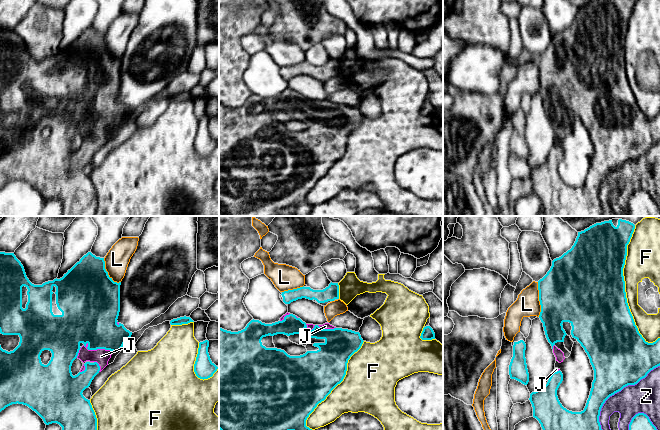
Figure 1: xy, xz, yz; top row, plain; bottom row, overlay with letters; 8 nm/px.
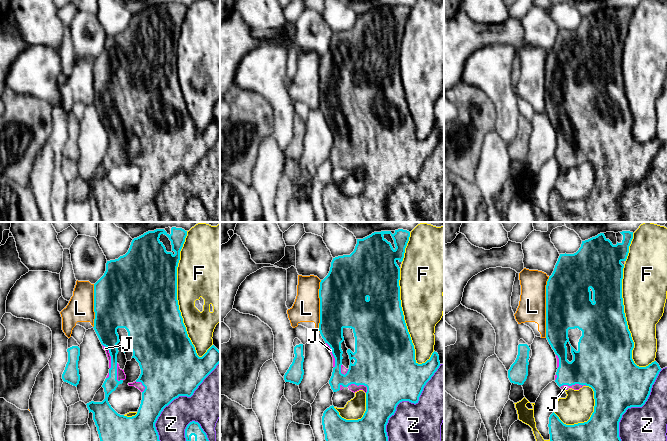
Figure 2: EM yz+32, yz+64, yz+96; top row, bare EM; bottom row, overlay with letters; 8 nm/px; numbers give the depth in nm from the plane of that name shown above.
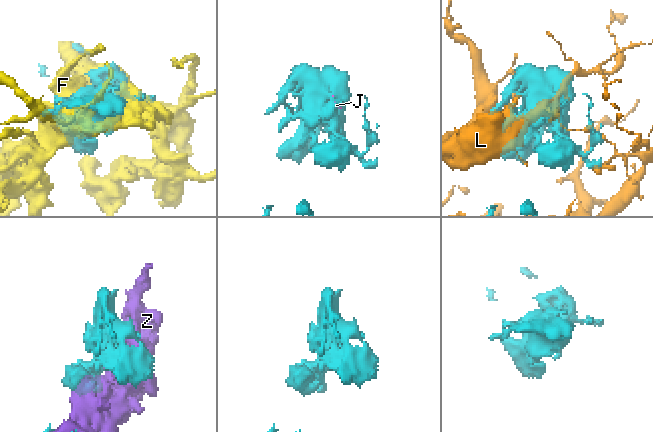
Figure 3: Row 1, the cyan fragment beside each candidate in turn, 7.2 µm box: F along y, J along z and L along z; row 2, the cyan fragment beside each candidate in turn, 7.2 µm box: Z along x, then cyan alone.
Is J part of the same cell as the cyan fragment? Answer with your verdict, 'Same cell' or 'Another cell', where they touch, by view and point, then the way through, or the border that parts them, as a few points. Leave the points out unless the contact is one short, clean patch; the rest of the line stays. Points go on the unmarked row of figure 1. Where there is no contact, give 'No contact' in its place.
Same cell. Touches cyan at xy (97, 124)

